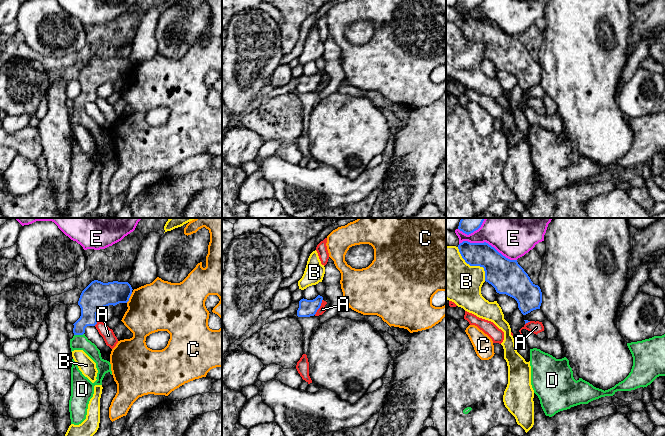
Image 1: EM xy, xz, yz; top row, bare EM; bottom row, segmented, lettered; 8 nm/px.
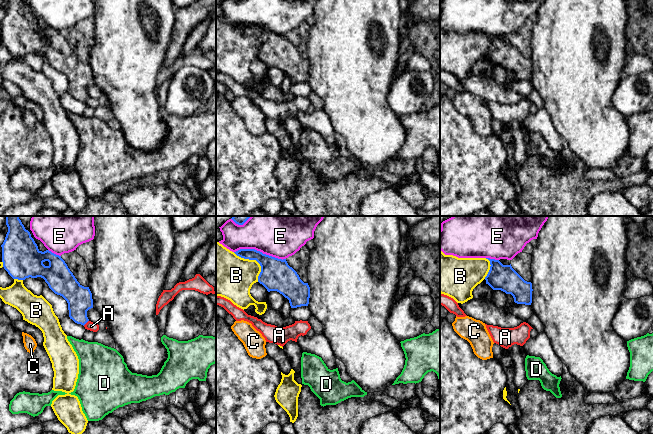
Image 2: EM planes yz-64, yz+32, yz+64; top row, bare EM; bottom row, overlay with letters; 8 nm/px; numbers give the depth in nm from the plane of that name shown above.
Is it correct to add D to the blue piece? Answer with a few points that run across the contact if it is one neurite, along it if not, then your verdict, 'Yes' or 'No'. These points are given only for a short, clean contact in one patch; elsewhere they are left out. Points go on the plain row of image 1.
Line: xy (89, 81), (78, 110), (79, 118). Yes

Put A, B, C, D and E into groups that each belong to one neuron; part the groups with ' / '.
A / B / C / D / E

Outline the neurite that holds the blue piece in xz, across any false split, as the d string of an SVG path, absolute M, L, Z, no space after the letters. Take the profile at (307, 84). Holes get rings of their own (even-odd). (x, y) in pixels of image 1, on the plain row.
M318 71L313 76L301 75L299 77L299 84L297 86L298 93L310 93L314 92L317 86L320 84L323 73Z

